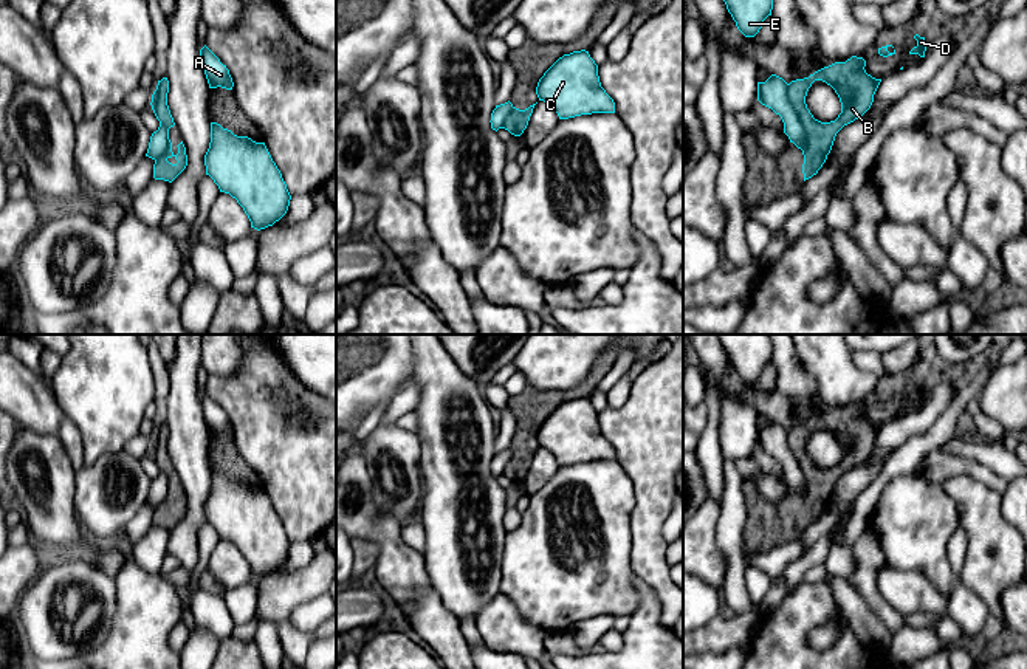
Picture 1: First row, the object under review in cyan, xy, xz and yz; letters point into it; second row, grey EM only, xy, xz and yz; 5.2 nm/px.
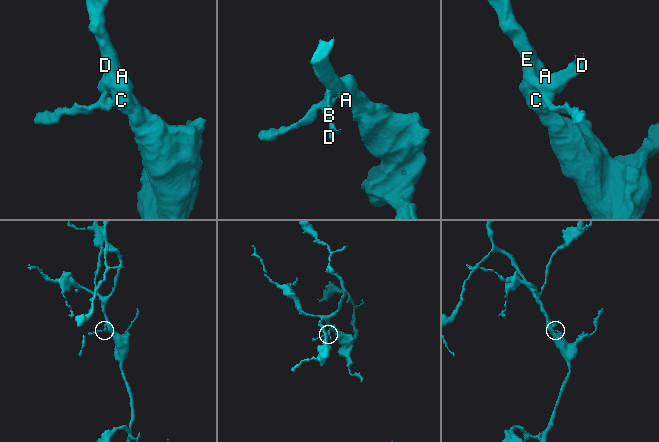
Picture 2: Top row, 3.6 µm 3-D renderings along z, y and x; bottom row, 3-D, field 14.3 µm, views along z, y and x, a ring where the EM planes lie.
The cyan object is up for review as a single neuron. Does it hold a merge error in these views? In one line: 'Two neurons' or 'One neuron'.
Two neurons

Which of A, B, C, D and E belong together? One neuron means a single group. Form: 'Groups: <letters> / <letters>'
Groups: A C E / B D

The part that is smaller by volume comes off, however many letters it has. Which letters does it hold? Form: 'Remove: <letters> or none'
Remove: B, D

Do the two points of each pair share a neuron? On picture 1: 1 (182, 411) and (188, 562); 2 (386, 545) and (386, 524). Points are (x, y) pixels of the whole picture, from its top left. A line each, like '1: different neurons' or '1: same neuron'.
1: same neuron
2: same neuron

